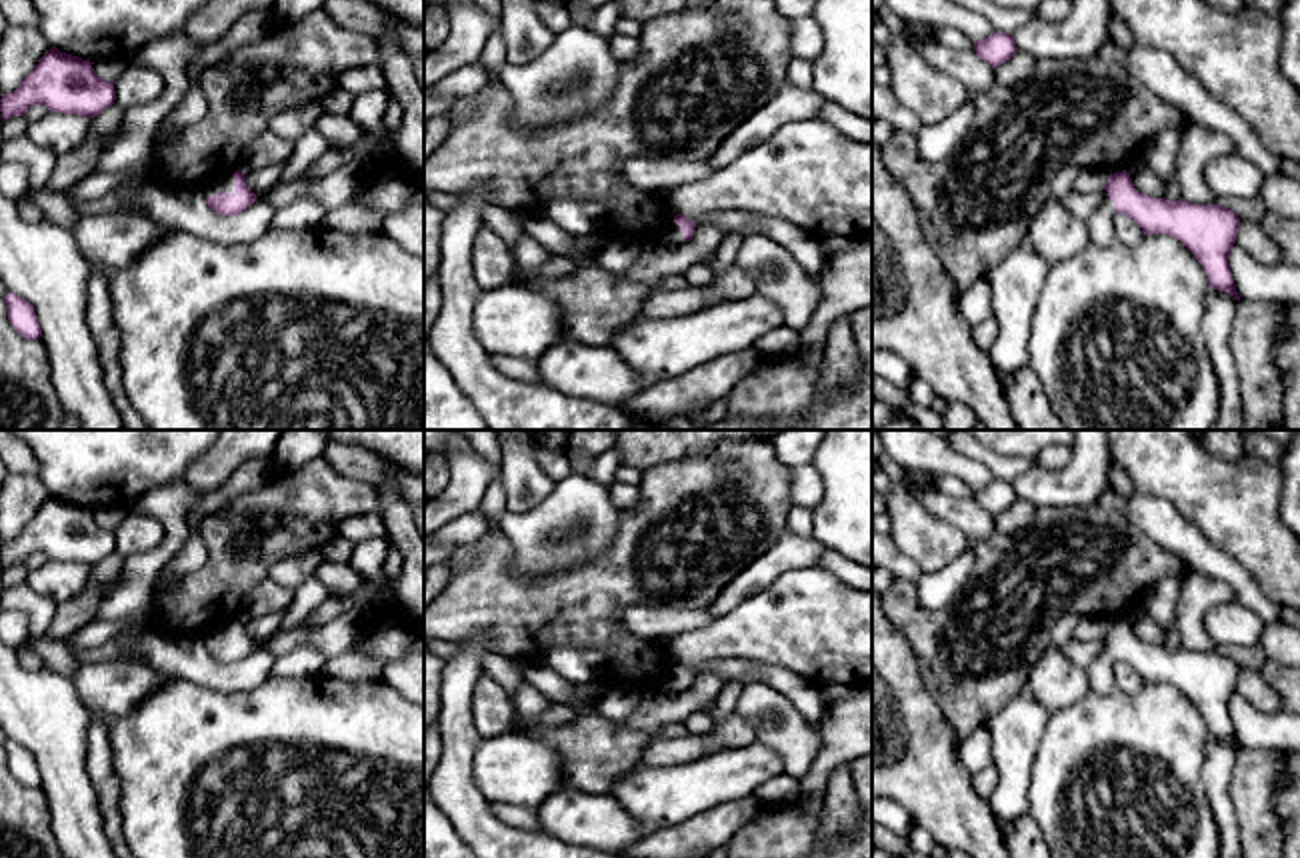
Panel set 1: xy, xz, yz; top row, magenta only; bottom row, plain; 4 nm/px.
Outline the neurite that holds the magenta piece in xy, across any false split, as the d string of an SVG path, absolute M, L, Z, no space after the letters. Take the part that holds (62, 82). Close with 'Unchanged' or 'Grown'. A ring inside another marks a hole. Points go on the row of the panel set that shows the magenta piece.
M52 46L14 92L2 94L2 122L24 116L34 104L62 114L98 116L114 104L116 92L114 82L98 78L92 64Z. Unchanged

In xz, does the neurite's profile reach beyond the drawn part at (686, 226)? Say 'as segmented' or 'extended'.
extended

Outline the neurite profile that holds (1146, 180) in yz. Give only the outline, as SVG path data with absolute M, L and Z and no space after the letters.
M1142 166L1134 174L1130 174L1130 178L1132 178L1132 184L1138 192L1144 192L1152 198L1164 198L1166 196L1166 184L1148 166Z

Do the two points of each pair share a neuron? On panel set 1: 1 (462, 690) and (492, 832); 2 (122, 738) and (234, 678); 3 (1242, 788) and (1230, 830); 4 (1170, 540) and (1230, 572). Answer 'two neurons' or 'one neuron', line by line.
1: one neuron
2: two neurons
3: two neurons
4: one neuron

